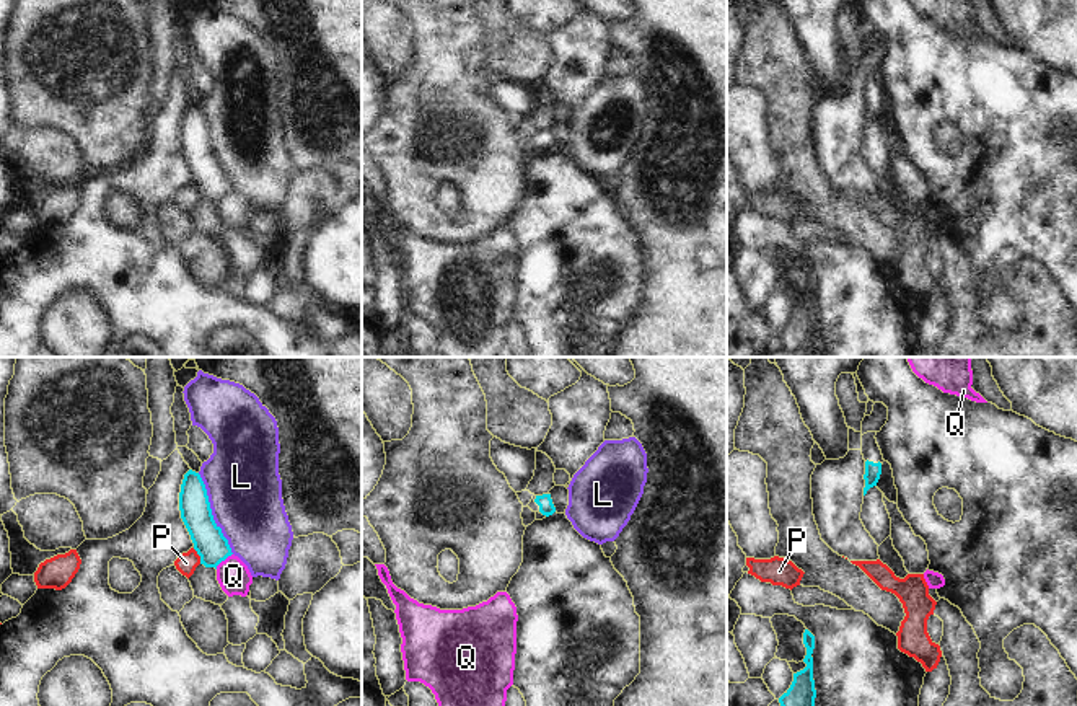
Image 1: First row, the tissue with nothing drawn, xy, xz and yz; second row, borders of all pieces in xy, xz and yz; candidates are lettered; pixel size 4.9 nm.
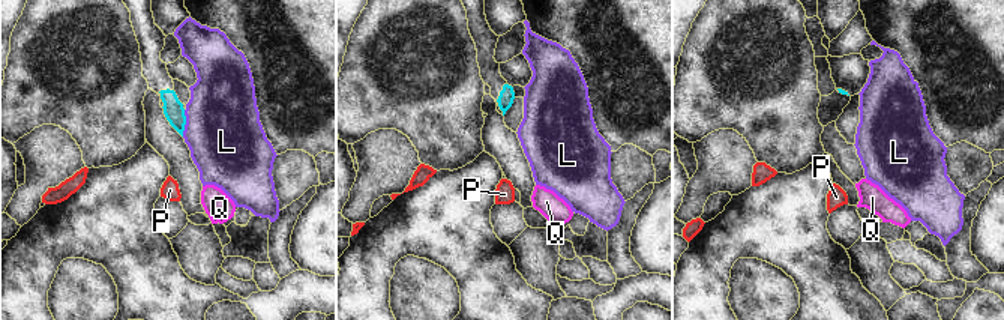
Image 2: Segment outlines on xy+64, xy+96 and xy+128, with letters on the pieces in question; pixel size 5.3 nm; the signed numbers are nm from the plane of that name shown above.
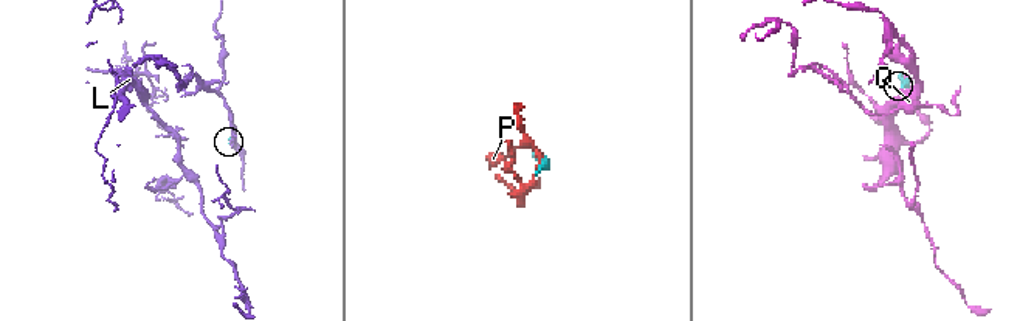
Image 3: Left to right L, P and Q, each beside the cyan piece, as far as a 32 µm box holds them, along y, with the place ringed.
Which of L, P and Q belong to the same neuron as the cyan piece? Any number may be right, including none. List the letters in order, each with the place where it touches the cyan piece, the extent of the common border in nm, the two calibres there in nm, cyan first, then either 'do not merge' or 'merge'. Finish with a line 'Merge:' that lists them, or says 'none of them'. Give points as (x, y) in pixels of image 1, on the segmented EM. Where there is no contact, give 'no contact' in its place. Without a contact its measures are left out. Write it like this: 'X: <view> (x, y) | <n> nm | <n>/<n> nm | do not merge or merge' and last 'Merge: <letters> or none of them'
L: xy (211, 514) | 440 nm | 160/360 nm | do not merge
P: xy (199, 555) | 90 nm | 160/100 nm | do not merge
Q: xy (224, 560) | 120 nm | 160/160 nm | do not merge
Merge: none of them

